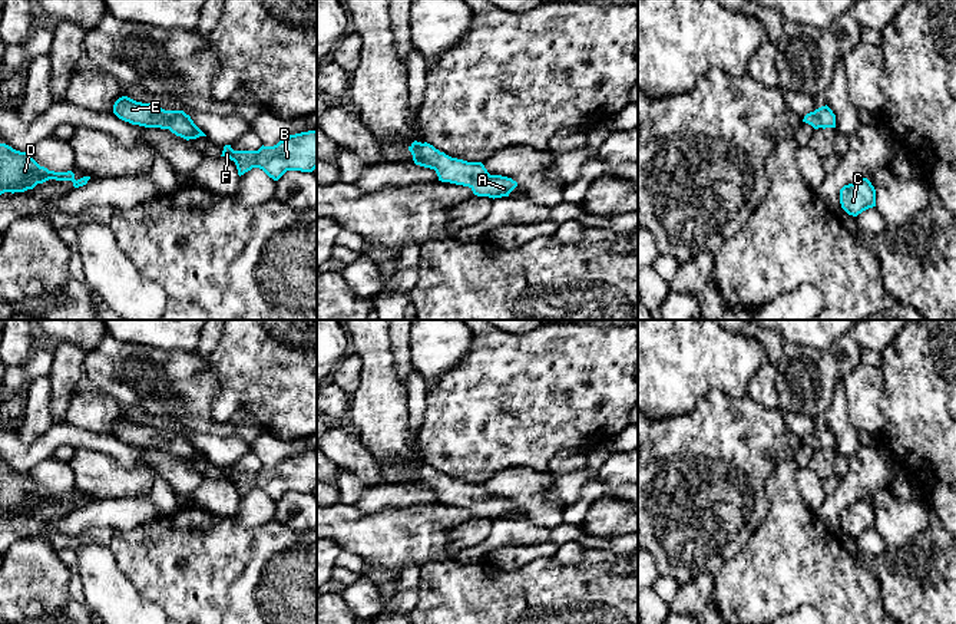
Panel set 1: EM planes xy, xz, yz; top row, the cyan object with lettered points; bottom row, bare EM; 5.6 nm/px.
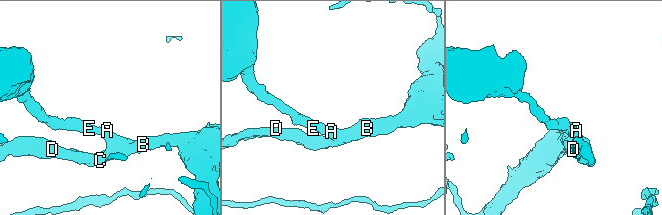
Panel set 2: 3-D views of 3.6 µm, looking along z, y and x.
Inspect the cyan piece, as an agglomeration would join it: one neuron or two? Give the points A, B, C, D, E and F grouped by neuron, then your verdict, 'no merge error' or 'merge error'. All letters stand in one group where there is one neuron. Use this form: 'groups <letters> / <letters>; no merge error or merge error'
groups A B C D E F; no merge error

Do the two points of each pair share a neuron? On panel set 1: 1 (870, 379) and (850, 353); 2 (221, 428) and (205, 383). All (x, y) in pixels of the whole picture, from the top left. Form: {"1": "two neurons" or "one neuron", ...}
{"1": "two neurons", "2": "one neuron"}

